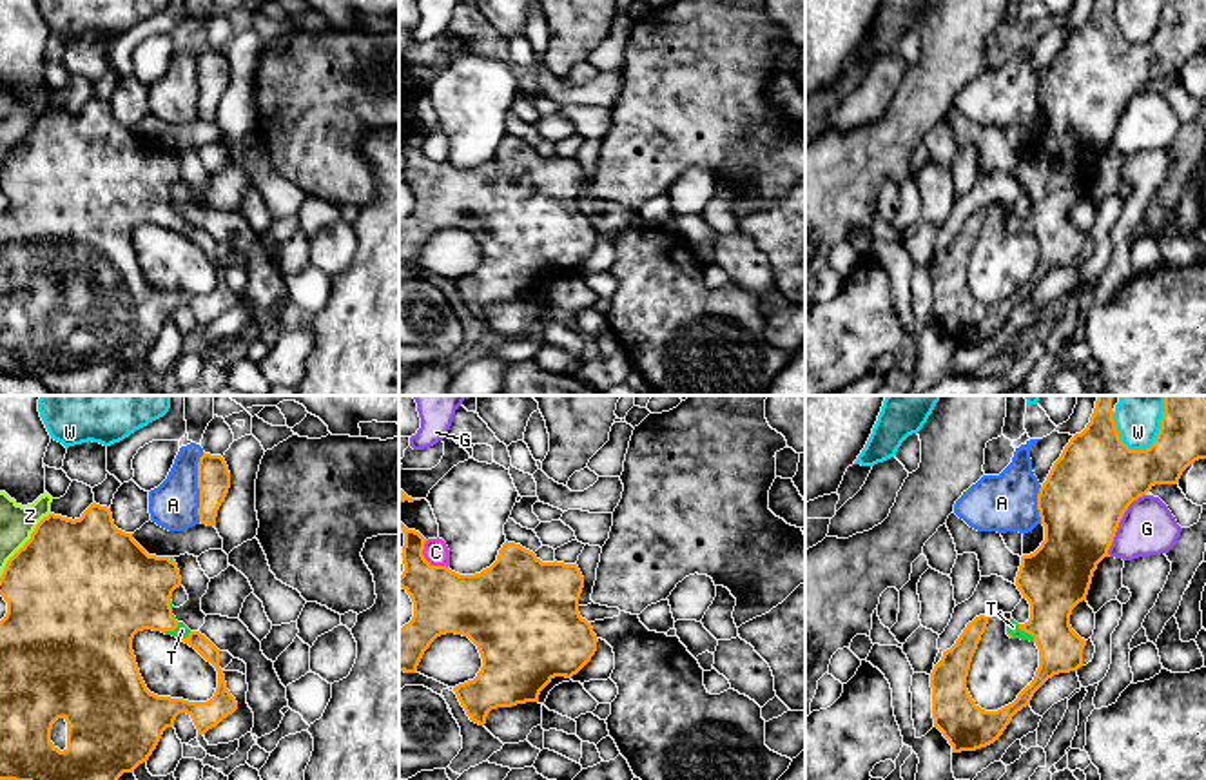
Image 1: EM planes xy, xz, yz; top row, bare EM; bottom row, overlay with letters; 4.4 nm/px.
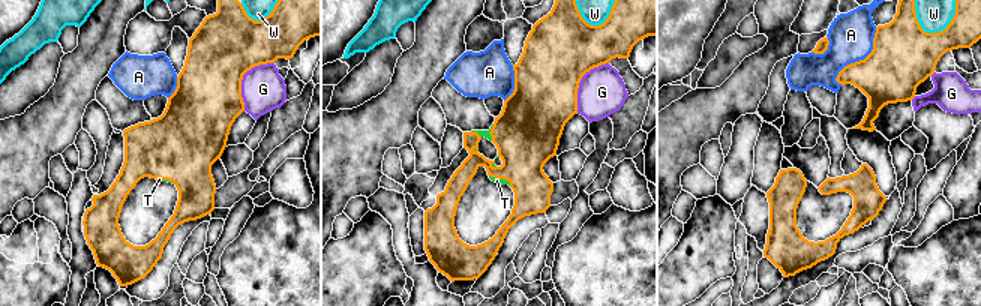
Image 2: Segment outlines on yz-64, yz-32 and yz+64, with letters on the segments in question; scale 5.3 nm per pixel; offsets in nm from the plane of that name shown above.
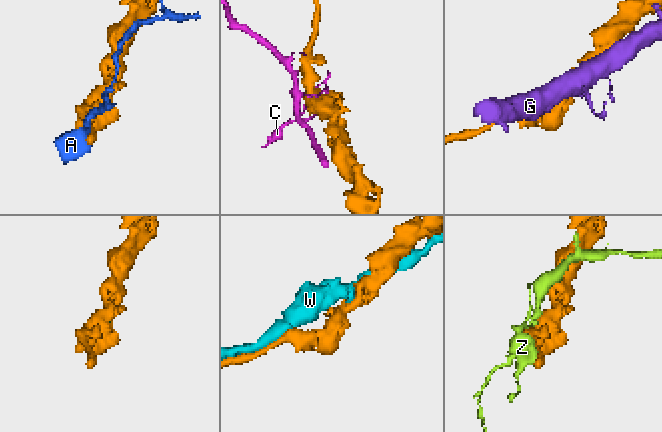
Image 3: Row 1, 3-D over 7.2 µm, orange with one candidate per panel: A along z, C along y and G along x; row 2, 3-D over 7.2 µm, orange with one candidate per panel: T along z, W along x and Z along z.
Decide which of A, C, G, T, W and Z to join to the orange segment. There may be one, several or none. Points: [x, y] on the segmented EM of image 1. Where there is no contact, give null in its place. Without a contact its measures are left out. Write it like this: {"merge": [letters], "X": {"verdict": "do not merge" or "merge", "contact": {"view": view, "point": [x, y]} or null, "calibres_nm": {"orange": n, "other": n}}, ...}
{"merge": ["T"], "A": {"verdict": "do not merge", "contact": {"view": "xy", "point": [198, 487]}, "calibres_nm": {"orange": 140, "other": 220}}, "C": {"verdict": "do not merge", "contact": {"view": "xz", "point": [427, 561]}, "calibres_nm": {"orange": 280, "other": 110}}, "G": {"verdict": "do not merge", "contact": {"view": "yz", "point": [1119, 521]}, "calibres_nm": {"orange": 380, "other": 240}}, "T": {"verdict": "merge", "contact": {"view": "yz", "point": [1027, 632]}, "calibres_nm": {"orange": 280, "other": 60}}, "W": {"verdict": "do not merge", "contact": {"view": "yz", "point": [1159, 430]}, "calibres_nm": {"orange": 240, "other": 220}}, "Z": {"verdict": "do not merge", "contact": {"view": "xy", "point": [24, 545]}, "calibres_nm": {"orange": 500, "other": 160}}}

